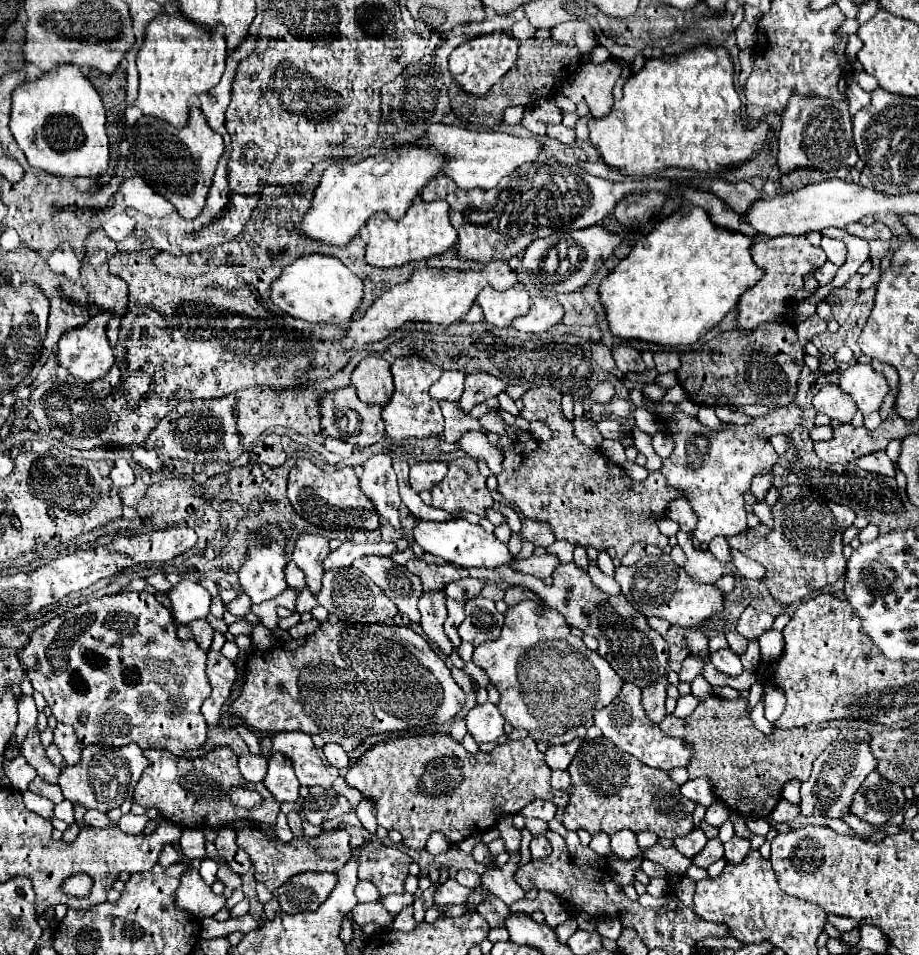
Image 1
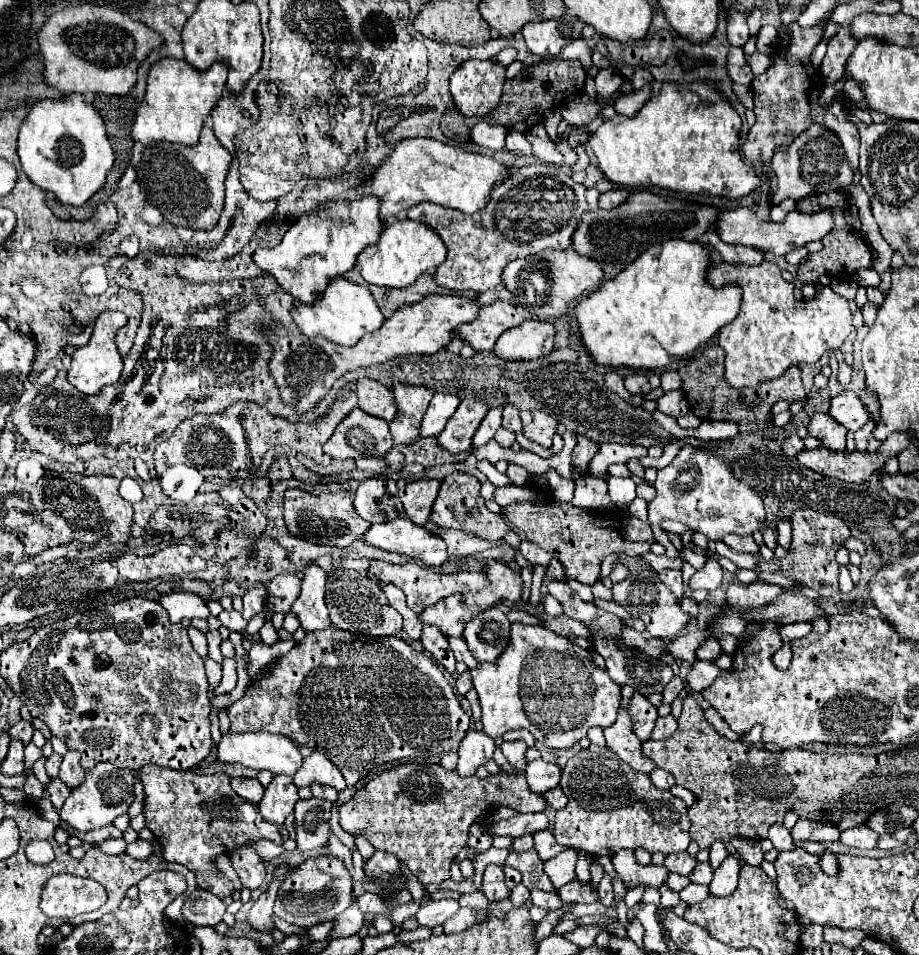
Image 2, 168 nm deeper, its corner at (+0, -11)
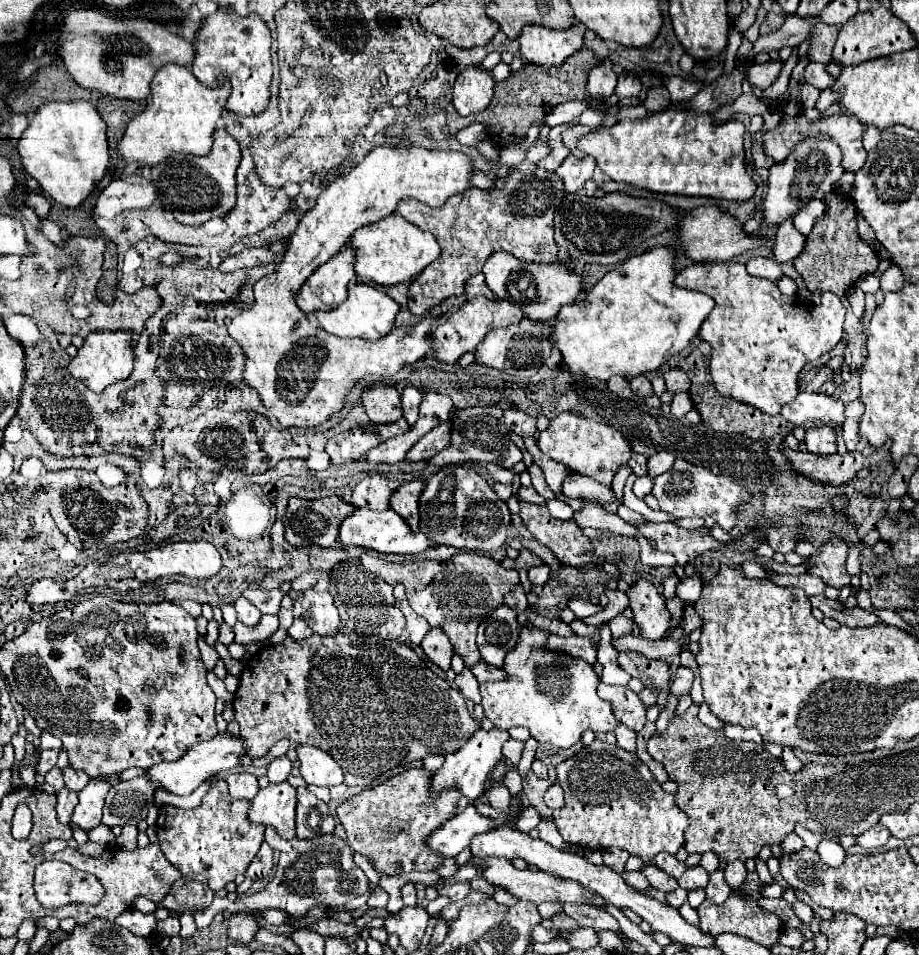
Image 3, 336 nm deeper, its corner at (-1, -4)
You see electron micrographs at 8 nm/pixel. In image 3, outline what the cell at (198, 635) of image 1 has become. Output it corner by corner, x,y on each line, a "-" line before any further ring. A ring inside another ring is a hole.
199,637
199,649
201,649
201,657
203,657
203,663
205,663
207,671
213,671
213,667
215,667
217,661
219,661
219,655
217,655
215,647
209,647
209,645
205,643
205,639

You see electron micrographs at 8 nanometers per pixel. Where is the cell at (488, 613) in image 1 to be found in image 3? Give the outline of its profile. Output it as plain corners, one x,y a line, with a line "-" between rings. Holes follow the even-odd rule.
505,605
497,607
487,619
481,621
477,631
477,647
483,661
489,665
503,667
503,659
515,649
521,627
517,629
517,613

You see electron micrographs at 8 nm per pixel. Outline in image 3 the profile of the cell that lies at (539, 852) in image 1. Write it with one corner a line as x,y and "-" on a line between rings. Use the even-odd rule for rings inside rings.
541,821
535,829
531,829
529,837
531,839
541,839
541,841
545,841
545,843
557,847
557,849
563,849
563,845
565,845
563,837
559,837
559,831
555,829
553,821

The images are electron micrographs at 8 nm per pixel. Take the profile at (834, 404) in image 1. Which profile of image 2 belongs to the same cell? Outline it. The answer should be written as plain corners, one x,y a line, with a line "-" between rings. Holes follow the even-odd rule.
828,412
812,414
808,428
810,428
810,436
820,438
826,448
830,450
846,448
846,428
842,428
842,424
838,424

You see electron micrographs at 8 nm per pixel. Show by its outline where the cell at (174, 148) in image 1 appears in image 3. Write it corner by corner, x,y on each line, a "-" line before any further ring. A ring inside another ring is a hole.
219,129
213,139
215,143
207,157
185,155
183,159
177,159
175,155
169,161
151,169
151,179
157,187
163,209
173,213
175,219
183,225
201,225
211,217
227,215
235,207
235,171
241,161
241,149
239,143
225,129

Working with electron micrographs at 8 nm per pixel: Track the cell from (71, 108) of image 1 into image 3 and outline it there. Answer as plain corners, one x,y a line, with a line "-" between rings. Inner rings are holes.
51,101
39,107
29,121
29,127
25,129
23,137
17,145
21,165
27,175
37,179
39,187
45,195
49,195
53,201
57,201
63,207
77,207
81,201
95,189
95,185
103,179
107,163
109,163
109,145
105,137
105,123
97,109
89,101
77,101
77,103
63,103
63,101

